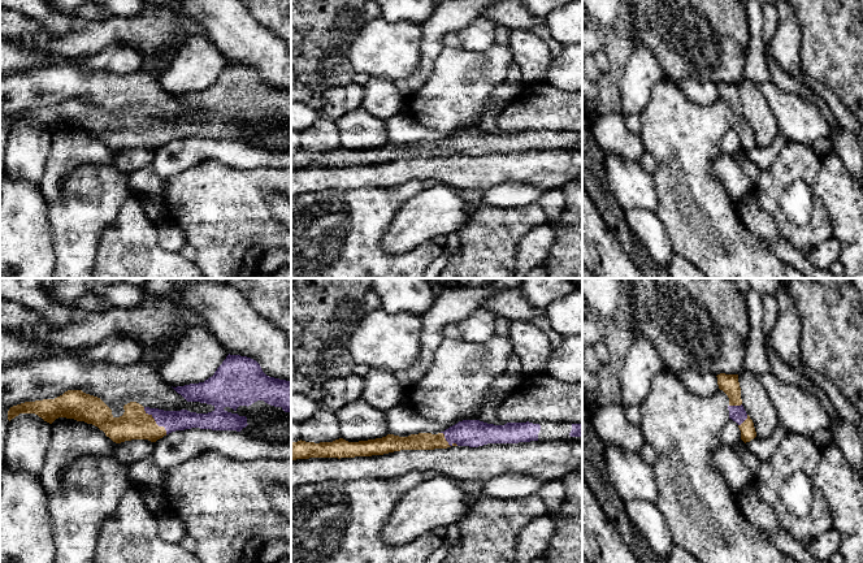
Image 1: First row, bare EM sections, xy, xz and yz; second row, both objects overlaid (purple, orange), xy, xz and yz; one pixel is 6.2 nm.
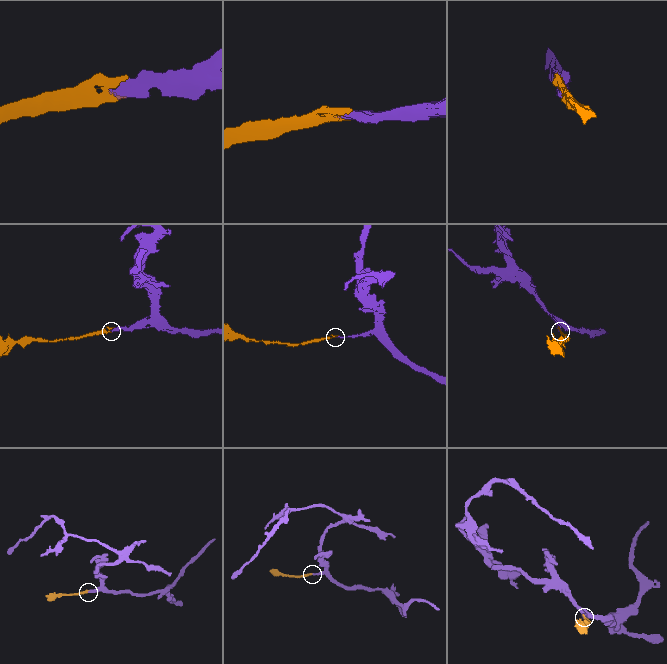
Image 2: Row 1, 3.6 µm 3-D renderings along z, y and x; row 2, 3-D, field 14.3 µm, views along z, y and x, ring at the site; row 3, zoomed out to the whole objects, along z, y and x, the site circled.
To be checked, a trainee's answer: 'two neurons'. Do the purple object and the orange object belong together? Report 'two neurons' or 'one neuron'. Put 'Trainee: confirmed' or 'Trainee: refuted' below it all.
one neuron
Trainee: refuted

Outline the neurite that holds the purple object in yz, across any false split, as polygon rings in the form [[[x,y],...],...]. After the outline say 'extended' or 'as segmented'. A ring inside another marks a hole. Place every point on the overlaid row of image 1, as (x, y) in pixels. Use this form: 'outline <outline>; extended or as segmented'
outline [[[720,373],[717,377],[719,389],[723,390],[729,398],[729,419],[738,424],[741,430],[741,439],[746,443],[756,437],[754,423],[746,413],[742,399],[738,374]]]; extended

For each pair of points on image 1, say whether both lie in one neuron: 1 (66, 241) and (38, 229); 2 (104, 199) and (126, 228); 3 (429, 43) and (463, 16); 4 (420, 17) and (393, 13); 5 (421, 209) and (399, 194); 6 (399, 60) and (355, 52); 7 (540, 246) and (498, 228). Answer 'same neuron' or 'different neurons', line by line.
1: different neurons
2: different neurons
3: same neuron
4: same neuron
5: different neurons
6: same neuron
7: different neurons

